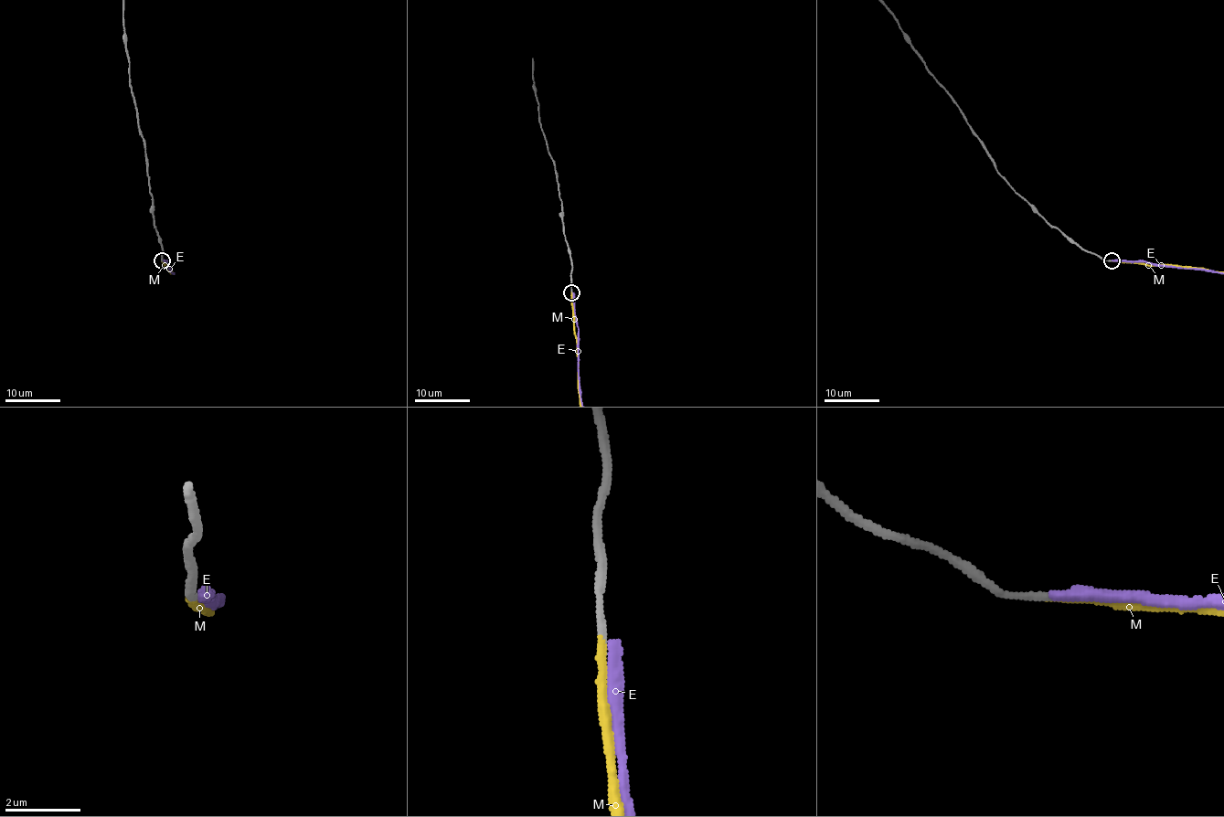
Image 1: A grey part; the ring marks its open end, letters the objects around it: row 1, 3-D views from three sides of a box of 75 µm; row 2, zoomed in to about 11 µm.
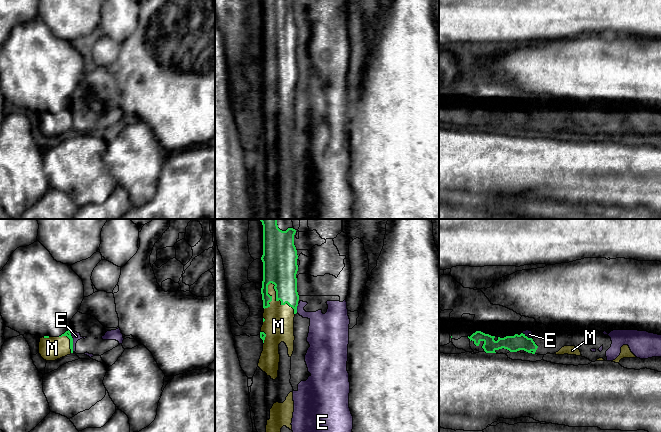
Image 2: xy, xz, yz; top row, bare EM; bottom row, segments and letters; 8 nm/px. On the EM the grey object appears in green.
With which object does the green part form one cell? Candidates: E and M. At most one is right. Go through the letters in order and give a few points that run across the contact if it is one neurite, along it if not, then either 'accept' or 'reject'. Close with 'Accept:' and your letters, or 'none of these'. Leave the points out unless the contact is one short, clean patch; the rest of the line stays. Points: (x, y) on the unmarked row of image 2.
E: line xy (68, 106), (72, 114), (73, 127); reject
M: accept
Accept: M

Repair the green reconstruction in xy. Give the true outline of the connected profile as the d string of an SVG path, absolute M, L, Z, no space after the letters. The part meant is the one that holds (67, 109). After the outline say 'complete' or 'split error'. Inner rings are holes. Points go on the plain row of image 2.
M70 107L59 113L40 114L39 130L46 137L55 137L73 129L73 114Z | split error

